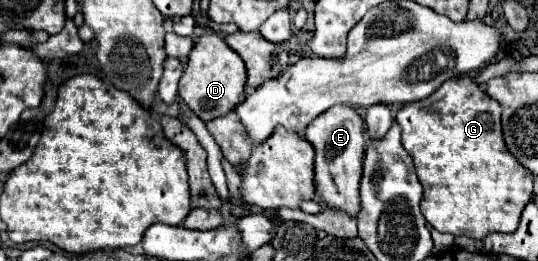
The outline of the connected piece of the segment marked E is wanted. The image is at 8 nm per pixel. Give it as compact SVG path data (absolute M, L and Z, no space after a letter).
M336 105L324 111L320 117L316 117L316 121L308 125L304 135L316 149L314 167L318 197L334 209L340 209L348 215L356 215L360 209L358 185L362 177L362 157L366 149L362 117L350 105Z

